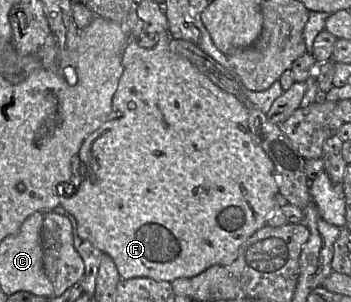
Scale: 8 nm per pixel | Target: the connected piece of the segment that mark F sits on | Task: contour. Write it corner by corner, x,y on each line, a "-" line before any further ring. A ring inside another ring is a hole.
168,32
148,36
156,37
157,43
152,48
140,47
134,41
126,46
122,58
124,70
112,98
111,118
84,140
78,153
84,165
84,174
78,189
72,195
60,198
60,206
76,218
77,234
83,241
91,242
94,247
111,256
122,279
149,277
156,281
171,282
176,278
195,276
213,265
231,264
245,240
266,225
267,215
275,206
279,189
272,161
251,136
249,113
244,103
221,90
186,57
172,51

